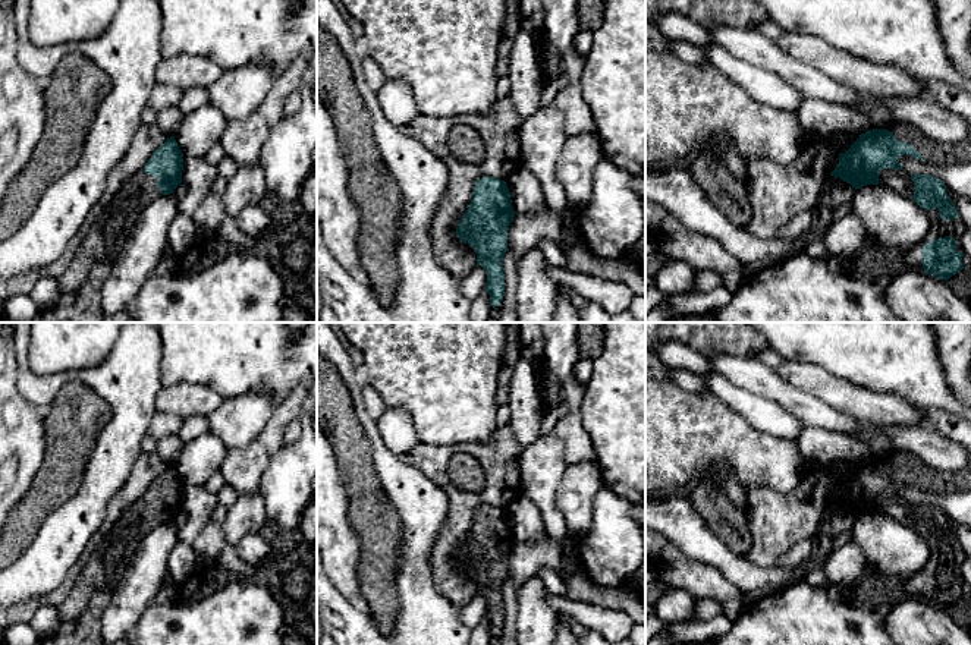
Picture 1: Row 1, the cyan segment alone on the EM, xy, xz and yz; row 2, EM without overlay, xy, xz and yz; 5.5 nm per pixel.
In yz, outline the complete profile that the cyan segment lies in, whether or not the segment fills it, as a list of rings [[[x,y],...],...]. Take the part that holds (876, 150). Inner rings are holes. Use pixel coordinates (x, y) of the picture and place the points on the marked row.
[[[871,129],[845,152],[839,154],[839,164],[830,176],[849,183],[855,191],[865,185],[879,185],[879,173],[883,169],[902,170],[899,157],[912,155],[926,161],[909,144],[899,142],[887,129]]]

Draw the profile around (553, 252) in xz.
[[[541,239],[537,248],[543,252],[546,261],[553,267],[566,267],[565,249],[552,239]]]

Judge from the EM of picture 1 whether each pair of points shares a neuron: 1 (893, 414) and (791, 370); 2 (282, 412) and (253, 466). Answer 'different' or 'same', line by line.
1: same
2: same

